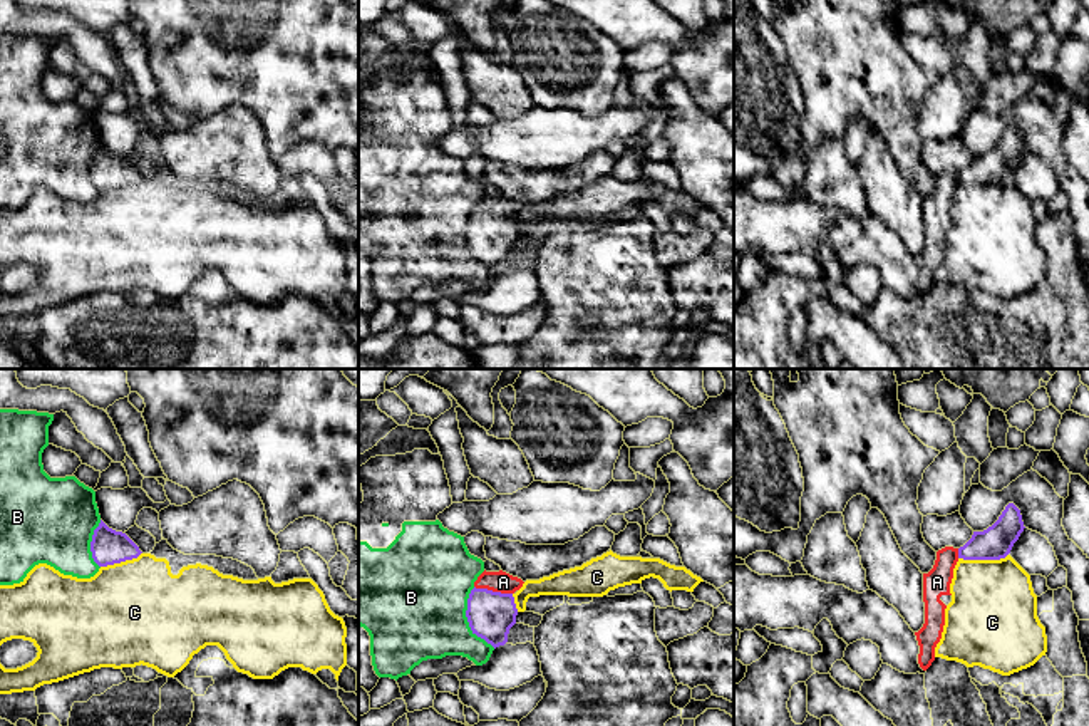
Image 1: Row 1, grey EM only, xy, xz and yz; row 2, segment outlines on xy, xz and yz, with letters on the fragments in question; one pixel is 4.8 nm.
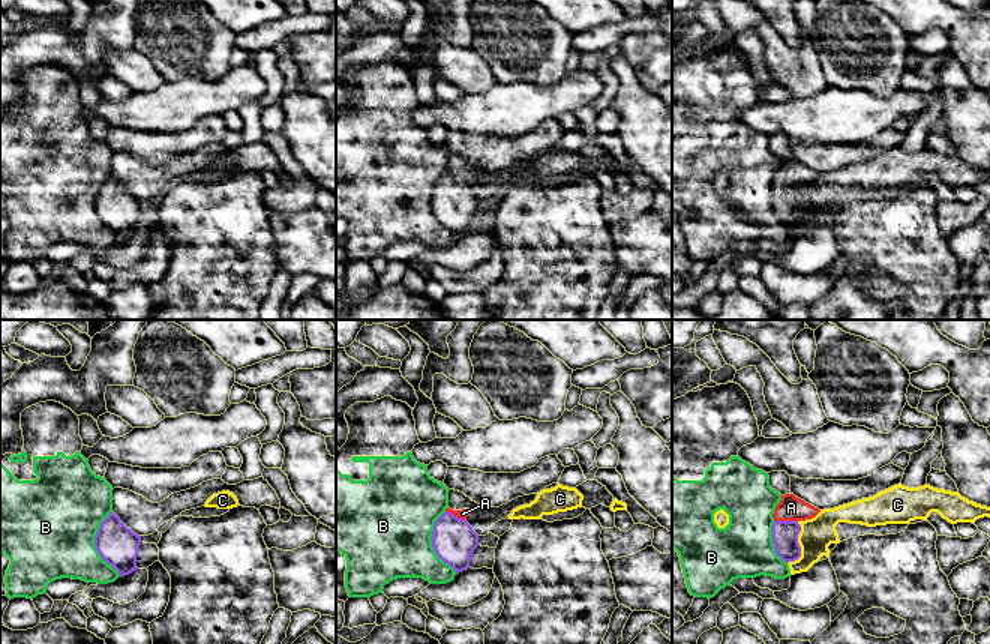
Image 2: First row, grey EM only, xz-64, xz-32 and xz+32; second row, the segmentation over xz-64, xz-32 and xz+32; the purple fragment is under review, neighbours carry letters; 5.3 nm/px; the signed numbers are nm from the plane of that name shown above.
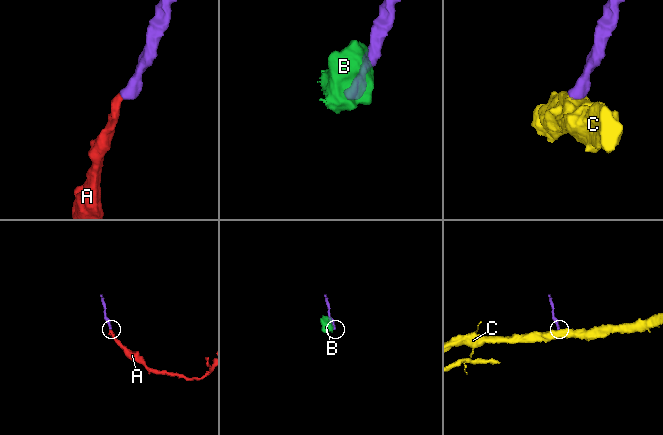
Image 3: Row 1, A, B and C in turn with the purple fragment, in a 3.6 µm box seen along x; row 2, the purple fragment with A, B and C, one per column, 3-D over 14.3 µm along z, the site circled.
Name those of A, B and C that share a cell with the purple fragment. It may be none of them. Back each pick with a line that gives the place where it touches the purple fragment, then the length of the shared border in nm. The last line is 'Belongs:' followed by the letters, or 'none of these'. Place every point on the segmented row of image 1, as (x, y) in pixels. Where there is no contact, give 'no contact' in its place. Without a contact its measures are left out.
A: xz (491, 591) | 190 nm
Belongs: A

